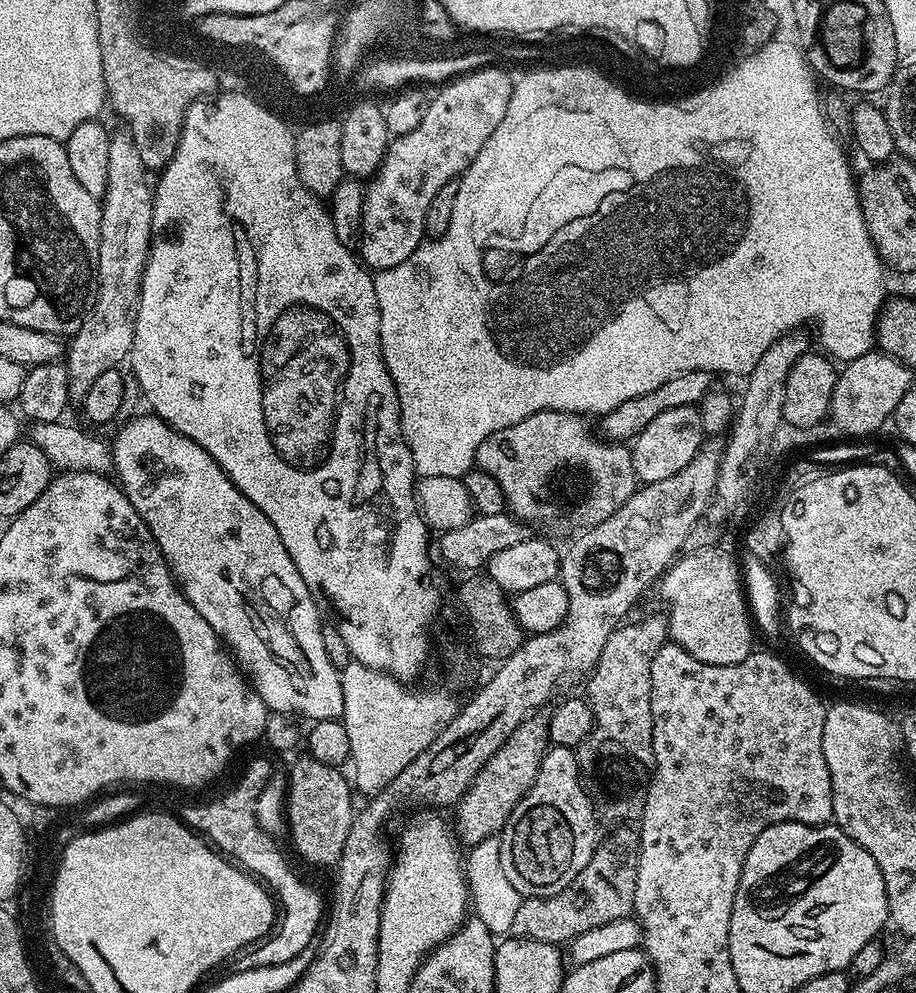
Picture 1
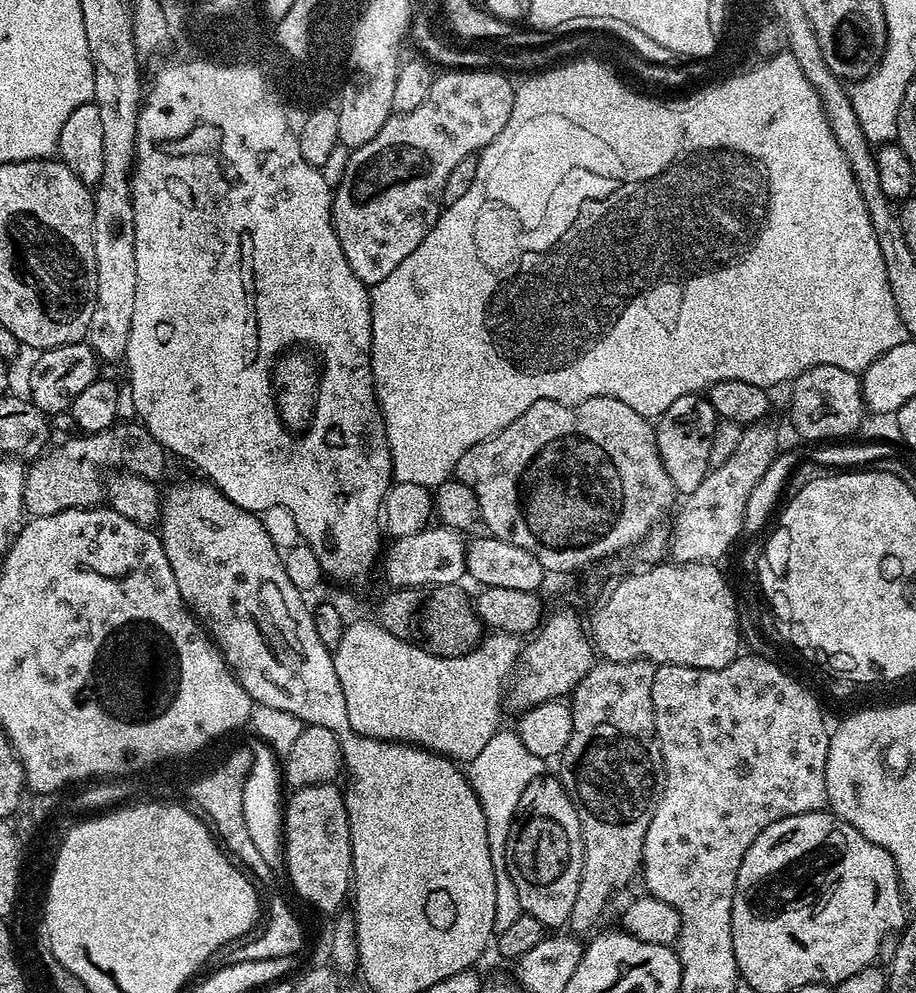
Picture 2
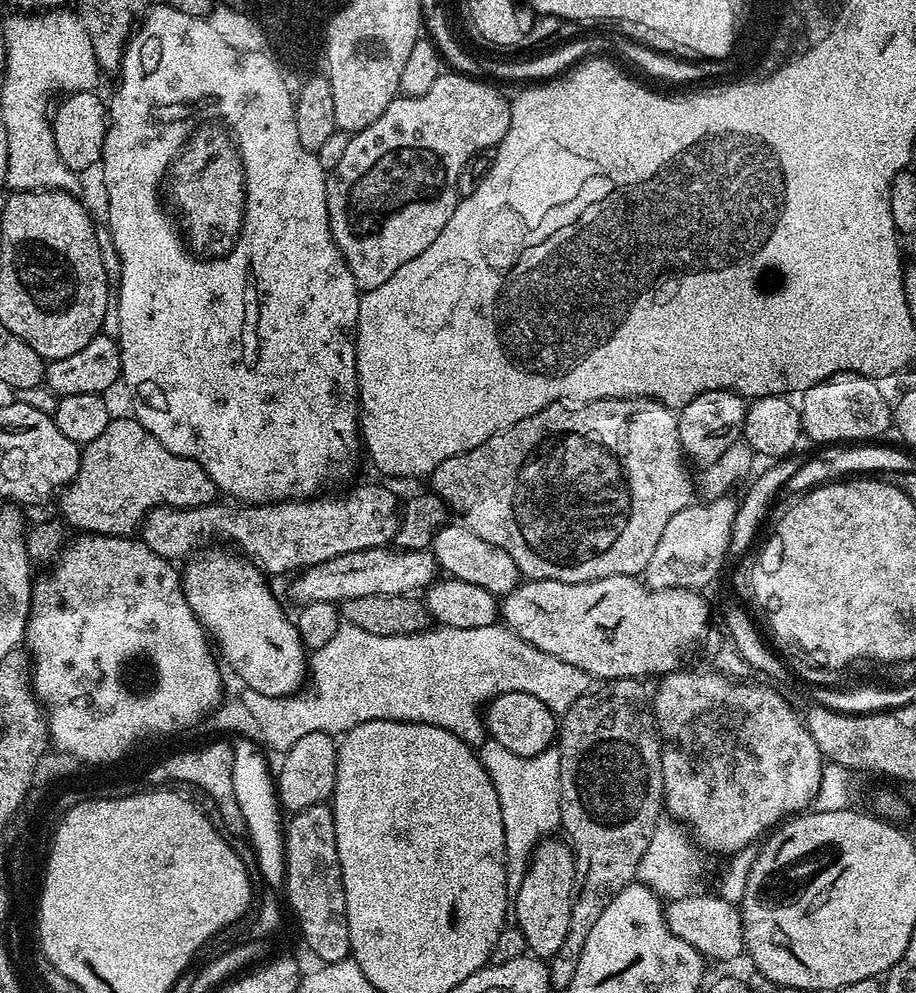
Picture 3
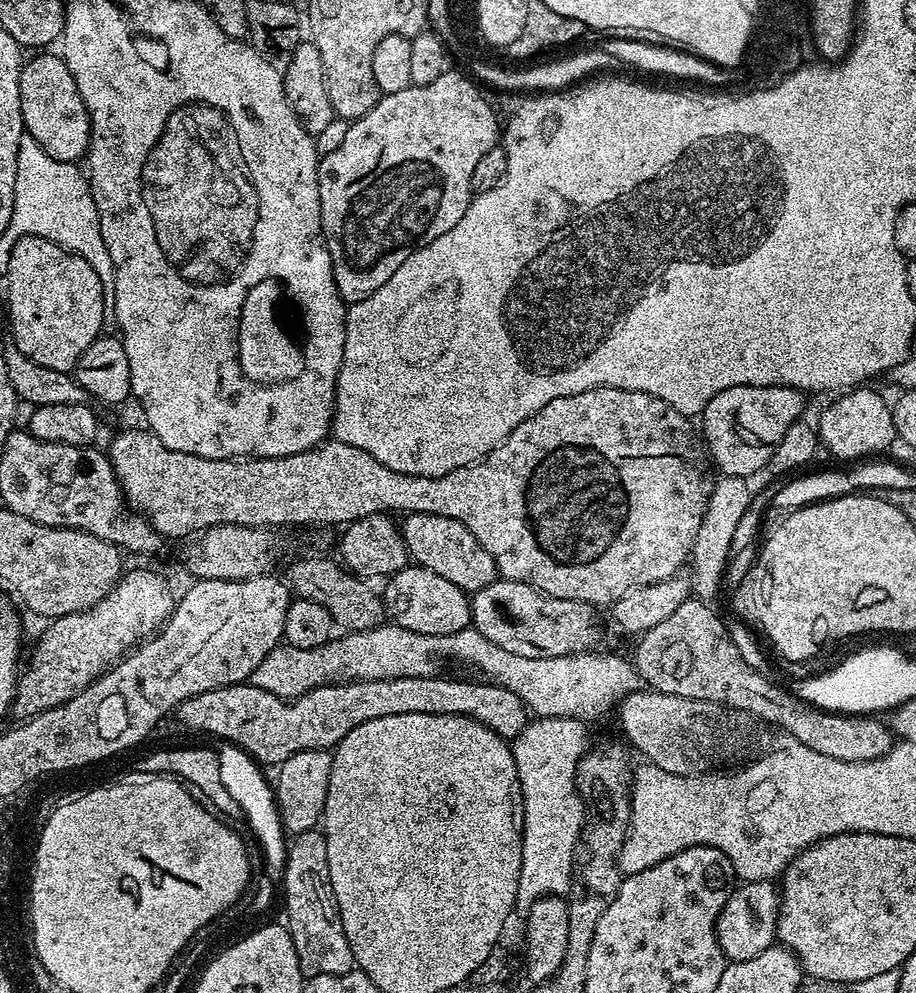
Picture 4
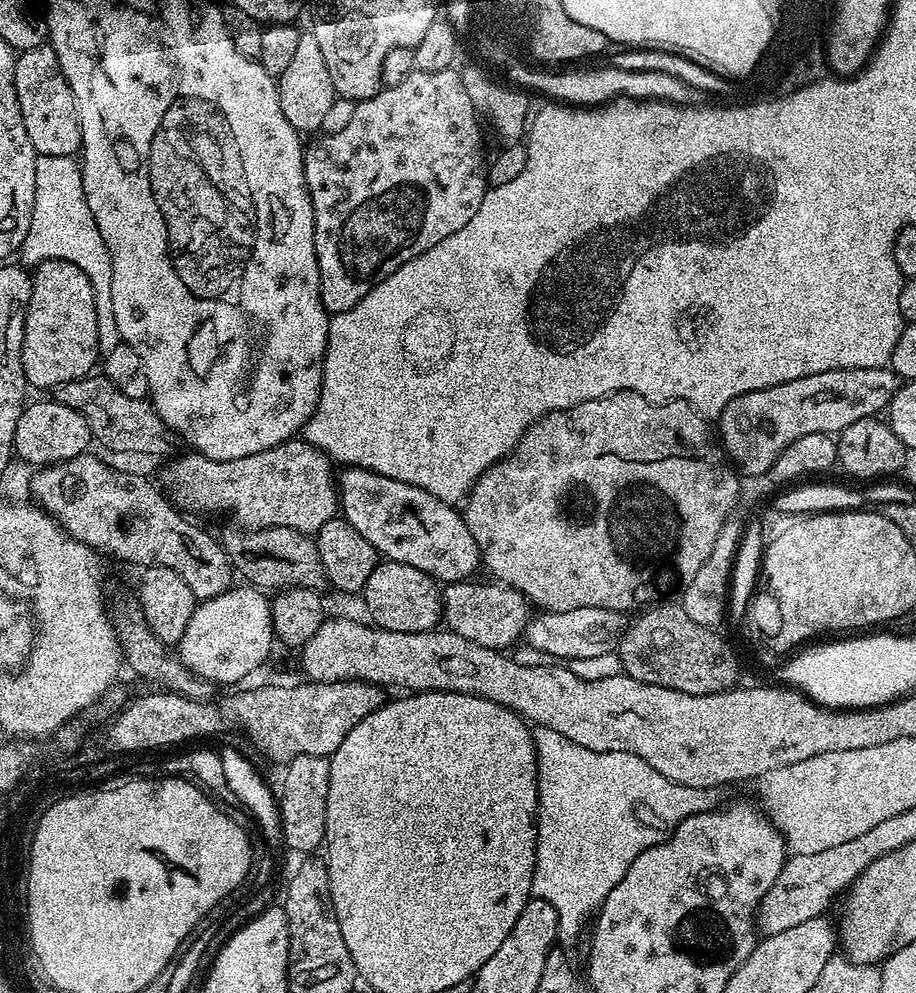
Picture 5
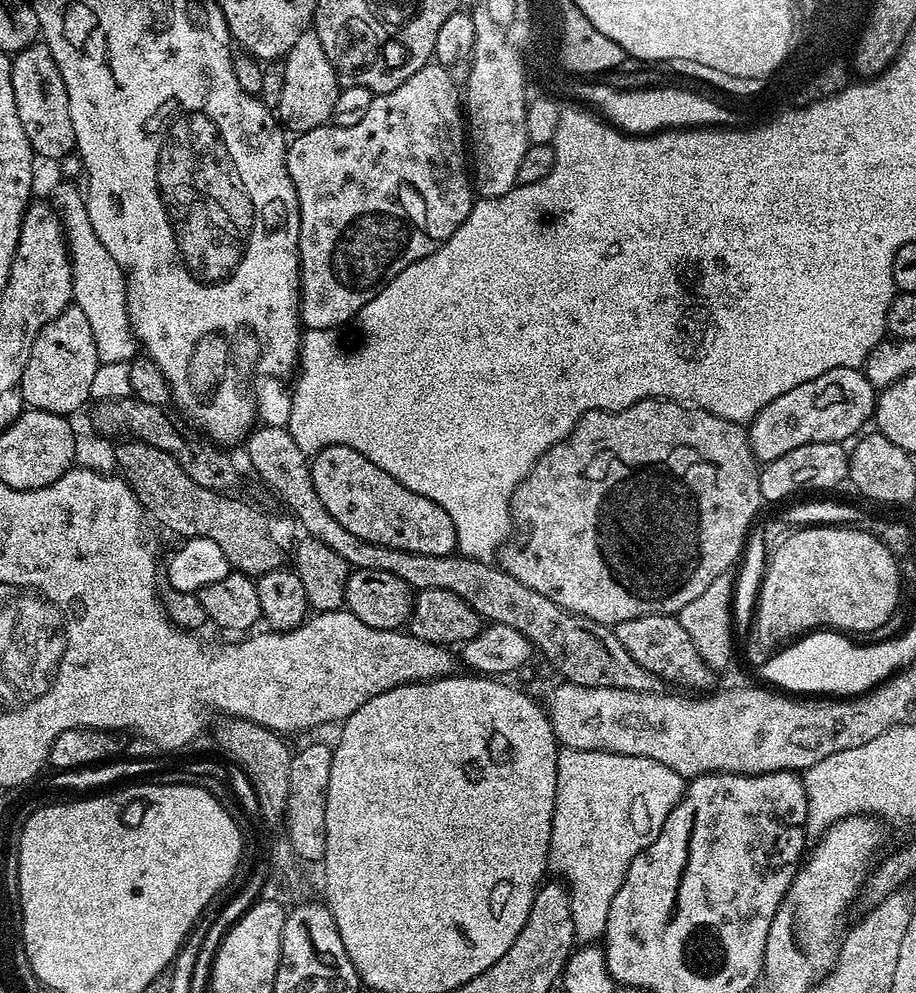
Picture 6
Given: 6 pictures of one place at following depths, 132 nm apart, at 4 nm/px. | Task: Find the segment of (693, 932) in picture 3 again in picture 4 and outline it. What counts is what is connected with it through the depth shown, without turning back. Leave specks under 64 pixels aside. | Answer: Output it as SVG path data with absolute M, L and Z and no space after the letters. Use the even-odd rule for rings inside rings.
M772 880L744 882L733 891L716 919L716 937L724 951L725 961L745 960L762 954L777 943L776 923L780 917L780 893Z

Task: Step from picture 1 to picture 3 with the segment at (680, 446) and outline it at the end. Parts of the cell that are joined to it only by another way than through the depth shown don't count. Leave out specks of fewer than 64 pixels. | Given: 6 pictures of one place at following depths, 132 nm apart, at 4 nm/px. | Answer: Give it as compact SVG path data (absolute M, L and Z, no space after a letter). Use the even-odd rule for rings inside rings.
M727 388L703 392L686 402L686 406L679 409L676 417L678 442L685 457L701 469L718 462L718 458L722 458L722 454L741 439L747 413L748 404L745 397L739 392L730 392Z

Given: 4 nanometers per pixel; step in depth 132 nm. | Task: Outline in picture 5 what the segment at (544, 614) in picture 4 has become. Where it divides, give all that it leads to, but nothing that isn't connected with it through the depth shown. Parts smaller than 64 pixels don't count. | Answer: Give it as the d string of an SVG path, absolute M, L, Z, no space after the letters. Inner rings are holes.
M476 582L443 585L444 614L442 620L447 631L458 634L470 642L478 642L478 646L501 650L508 650L508 647L511 649L523 637L528 625L530 601L521 592L506 584L499 582L472 583Z

